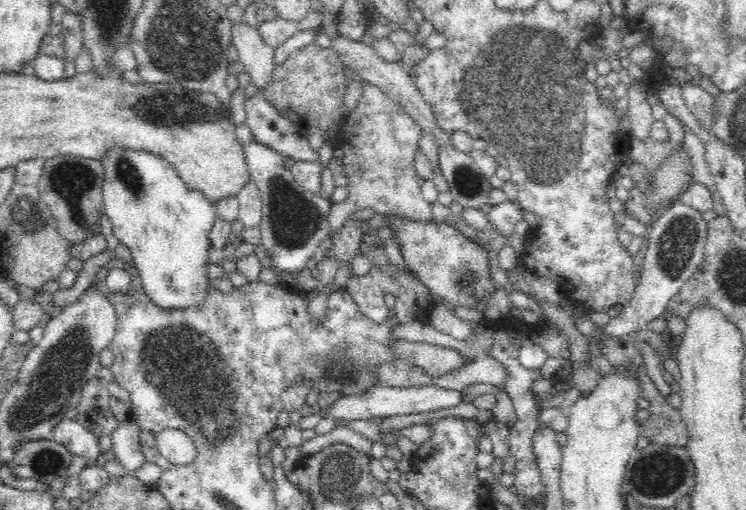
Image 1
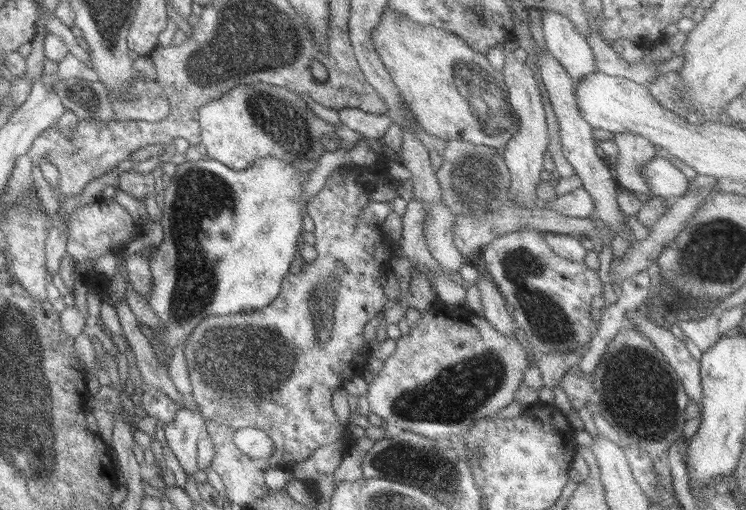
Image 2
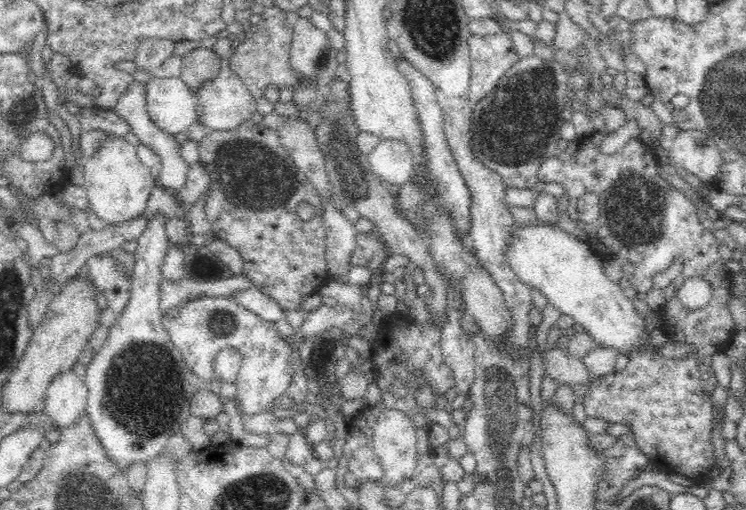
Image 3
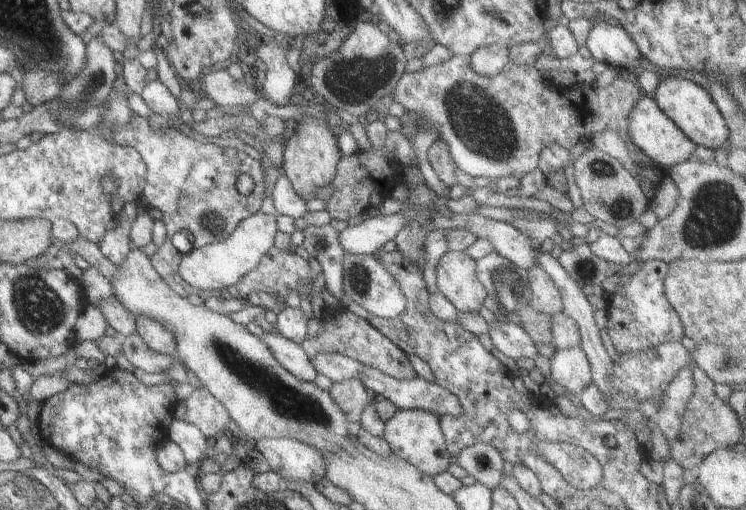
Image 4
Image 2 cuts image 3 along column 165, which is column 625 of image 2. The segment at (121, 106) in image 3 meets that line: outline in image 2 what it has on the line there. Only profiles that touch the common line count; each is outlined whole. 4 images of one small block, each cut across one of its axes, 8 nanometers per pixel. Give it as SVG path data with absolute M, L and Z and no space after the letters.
M613 133L612 140L617 146L613 167L618 189L648 197L649 188L641 178L641 165L656 156L654 146L647 139L629 133Z

